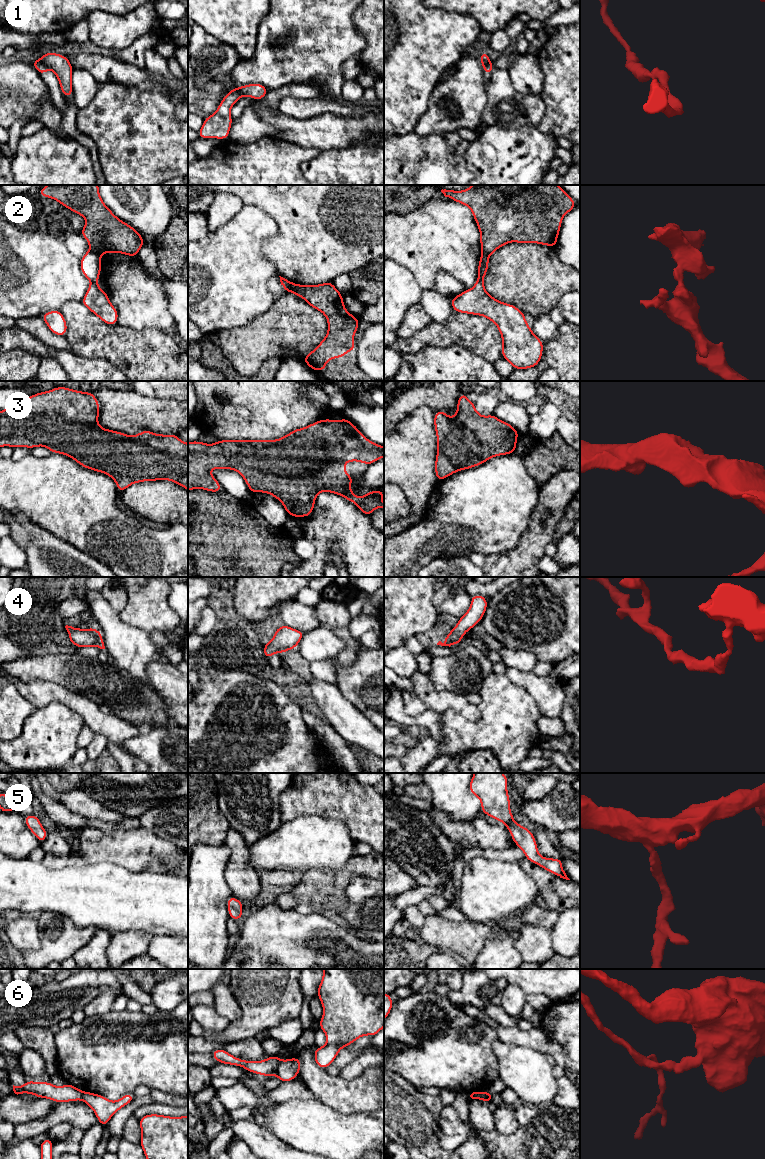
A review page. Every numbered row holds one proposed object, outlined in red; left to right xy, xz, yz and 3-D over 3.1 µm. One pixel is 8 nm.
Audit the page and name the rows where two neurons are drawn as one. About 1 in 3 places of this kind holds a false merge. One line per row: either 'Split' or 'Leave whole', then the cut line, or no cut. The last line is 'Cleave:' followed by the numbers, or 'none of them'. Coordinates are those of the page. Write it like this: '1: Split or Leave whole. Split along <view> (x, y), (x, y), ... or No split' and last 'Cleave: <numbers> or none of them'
1: Split. Split along xy (40, 60), (48, 67)
2: Split. Split along xy (90, 249), (99, 255)
3: Leave whole. No split
4: Leave whole. No split
5: Leave whole. No split
6: Split. Split along xz (281, 1060), (275, 1070)
Cleave: 1, 2, 6

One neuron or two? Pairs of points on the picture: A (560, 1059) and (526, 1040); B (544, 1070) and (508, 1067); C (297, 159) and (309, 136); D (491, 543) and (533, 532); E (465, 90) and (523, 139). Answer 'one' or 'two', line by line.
A: one
B: one
C: two
D: two
E: two

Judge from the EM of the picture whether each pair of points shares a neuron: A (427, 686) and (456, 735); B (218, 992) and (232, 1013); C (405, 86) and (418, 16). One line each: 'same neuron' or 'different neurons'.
A: different neurons
B: same neuron
C: same neuron

